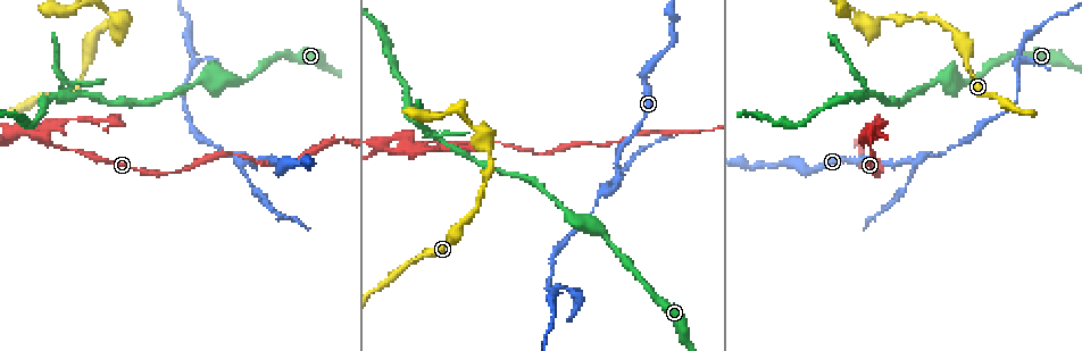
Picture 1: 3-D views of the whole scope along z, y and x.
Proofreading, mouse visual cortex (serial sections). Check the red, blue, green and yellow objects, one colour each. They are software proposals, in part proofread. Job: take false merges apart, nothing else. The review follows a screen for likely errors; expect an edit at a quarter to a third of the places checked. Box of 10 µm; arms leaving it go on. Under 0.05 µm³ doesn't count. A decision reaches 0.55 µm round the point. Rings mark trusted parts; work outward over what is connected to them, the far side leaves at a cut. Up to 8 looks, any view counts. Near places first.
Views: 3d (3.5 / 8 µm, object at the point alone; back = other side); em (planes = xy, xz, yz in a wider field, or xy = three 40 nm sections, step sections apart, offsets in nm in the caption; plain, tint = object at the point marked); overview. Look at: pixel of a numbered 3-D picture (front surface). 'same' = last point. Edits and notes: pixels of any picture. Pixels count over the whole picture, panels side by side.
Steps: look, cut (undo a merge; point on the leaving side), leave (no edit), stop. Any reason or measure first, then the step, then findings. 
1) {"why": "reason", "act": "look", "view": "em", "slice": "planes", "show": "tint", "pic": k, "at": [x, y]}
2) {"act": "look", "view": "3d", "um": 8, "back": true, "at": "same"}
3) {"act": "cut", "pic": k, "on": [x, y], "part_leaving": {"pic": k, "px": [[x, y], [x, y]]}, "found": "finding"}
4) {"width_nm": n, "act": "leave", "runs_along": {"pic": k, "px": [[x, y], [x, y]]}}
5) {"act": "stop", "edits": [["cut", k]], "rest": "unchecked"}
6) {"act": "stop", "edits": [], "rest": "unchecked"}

{"why": "a narrow waist", "act": "look", "view": "3d", "um": 3.5, "pic": 1, "at": [132, 101]}

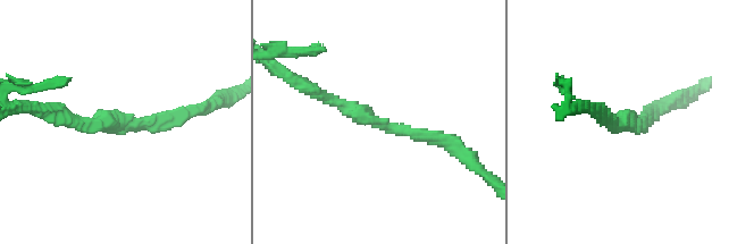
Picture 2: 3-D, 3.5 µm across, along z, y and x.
{"arm_widths_nm": [150, 200], "act": "look", "view": "em", "slice": "planes", "show": "tint", "pic": 2, "at": [636, 123]}

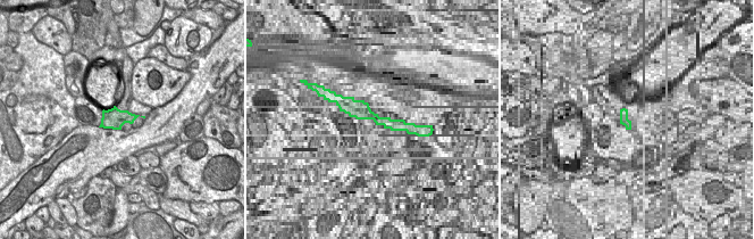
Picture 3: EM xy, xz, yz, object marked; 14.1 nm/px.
{"why": "cut it another way", "act": "look", "view": "em", "slice": "xy", "step": 5, "show": "tint", "at": "same"}

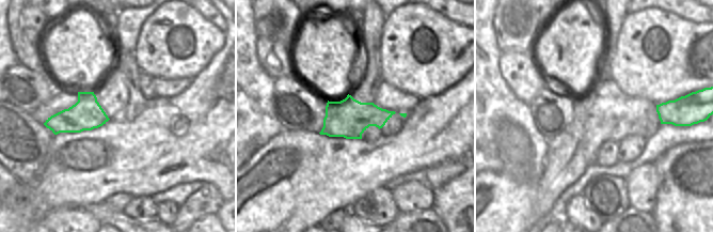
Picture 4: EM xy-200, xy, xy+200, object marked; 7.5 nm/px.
{"act": "leave", "runs_along": {"pic": 2, "px": [[450, 143], [384, 126], [313, 91]]}, "found": "one cell here"}

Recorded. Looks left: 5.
{"why": "arms part here", "act": "look", "view": "3d", "um": 3.5, "back": true, "pic": 1, "at": [437, 138]}

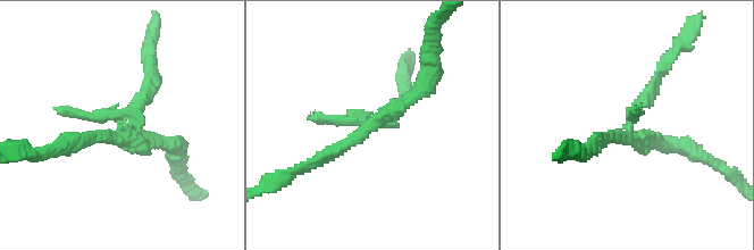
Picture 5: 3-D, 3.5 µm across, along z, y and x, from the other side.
{"why": "now the EM", "act": "look", "view": "em", "slice": "xy", "step": 3, "show": "tint", "pic": 5, "at": [114, 142]}

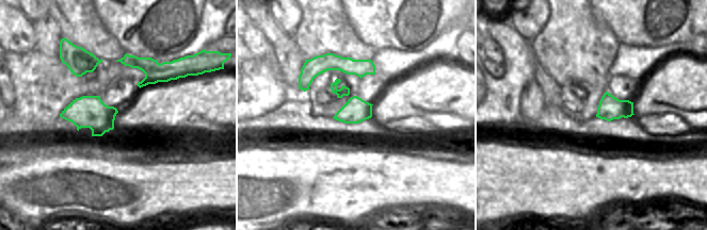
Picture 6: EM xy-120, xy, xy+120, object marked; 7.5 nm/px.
{"act": "cut", "pic": 5, "on": [336, 119], "part_leaving": {"pic": 5, "px": [[628, 123], [684, 36]]}, "found": "two cells meet here"}

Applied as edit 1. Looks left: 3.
{"act": "look", "view": "overview"}

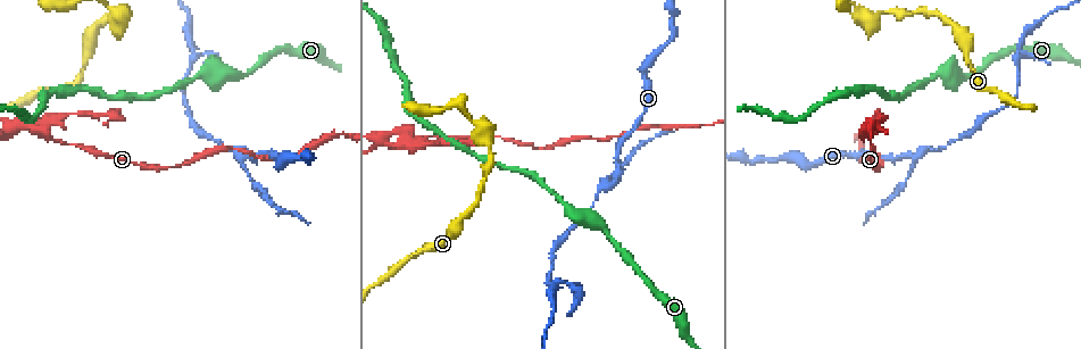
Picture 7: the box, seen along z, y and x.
{"why": "thin neck", "act": "look", "view": "3d", "um": 3.5, "pic": 7, "at": [484, 139]}

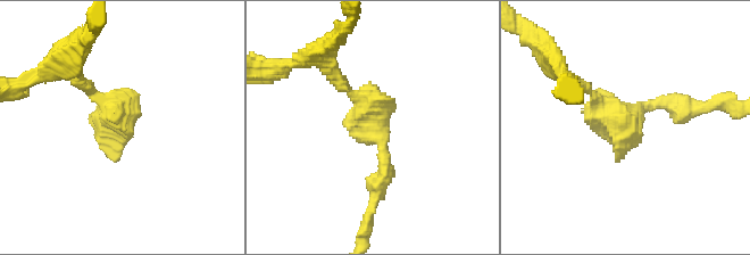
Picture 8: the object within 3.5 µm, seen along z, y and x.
{"why": "shape alone is not enough", "act": "look", "view": "em", "slice": "planes", "show": "tint", "pic": 8, "at": [120, 117]}

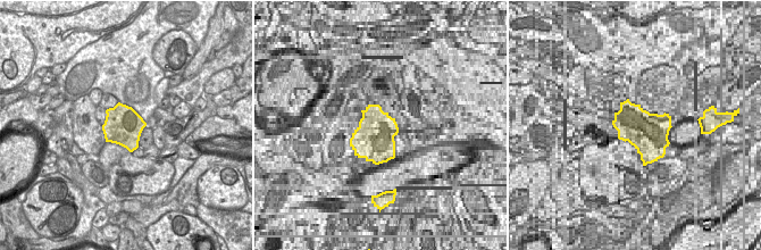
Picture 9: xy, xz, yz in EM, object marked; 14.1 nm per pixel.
{"act": "leave", "runs_along": {"pic": 8, "px": [[375, 190], [382, 181], [375, 108], [333, 76]]}, "found": "one cell here"}

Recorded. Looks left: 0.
{"act": "stop", "edits": [["cut", 5]], "rest": "unchecked"}

